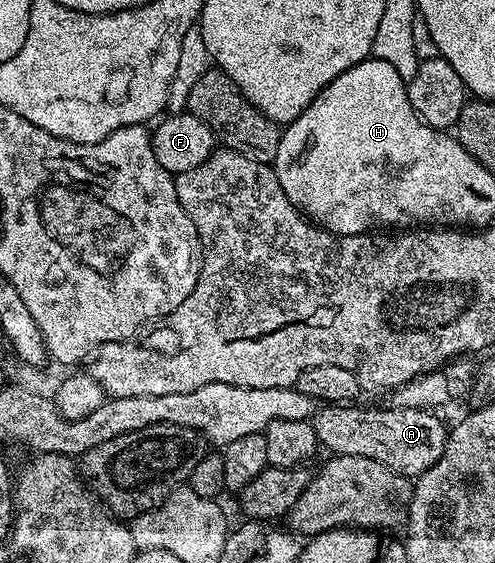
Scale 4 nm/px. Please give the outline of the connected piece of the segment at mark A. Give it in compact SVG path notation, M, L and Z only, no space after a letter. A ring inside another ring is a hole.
M326 404L315 413L312 425L316 432L316 440L323 451L337 456L364 456L368 460L376 460L376 464L384 464L392 472L411 480L417 480L440 456L446 447L448 433L447 423L437 418L437 413L420 408L404 408L403 406L387 405L387 410L365 410L362 404Z

